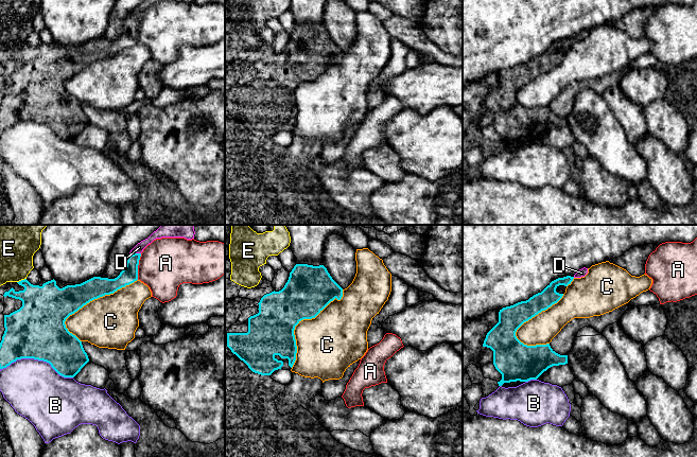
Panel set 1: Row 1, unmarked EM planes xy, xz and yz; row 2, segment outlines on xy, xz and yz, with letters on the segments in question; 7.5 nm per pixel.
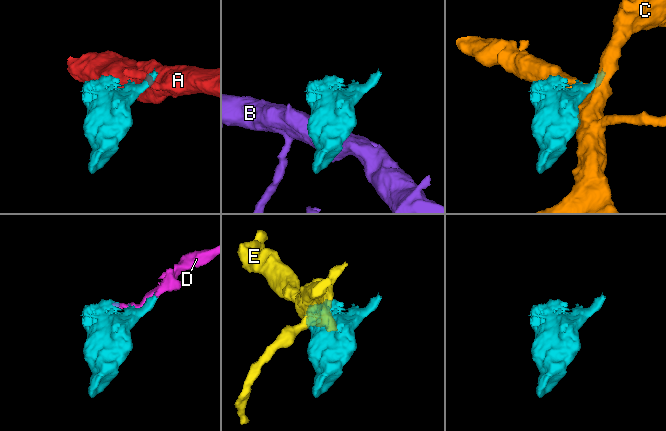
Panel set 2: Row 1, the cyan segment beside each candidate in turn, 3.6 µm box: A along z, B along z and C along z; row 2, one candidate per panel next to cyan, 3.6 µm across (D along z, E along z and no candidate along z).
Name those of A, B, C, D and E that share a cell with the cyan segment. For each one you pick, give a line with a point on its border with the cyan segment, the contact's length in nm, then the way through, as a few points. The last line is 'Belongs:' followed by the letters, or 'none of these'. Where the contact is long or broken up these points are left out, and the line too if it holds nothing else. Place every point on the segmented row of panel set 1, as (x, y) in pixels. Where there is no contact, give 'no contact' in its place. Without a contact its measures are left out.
D: xy (135, 253) | 90 nm
Belongs: D

